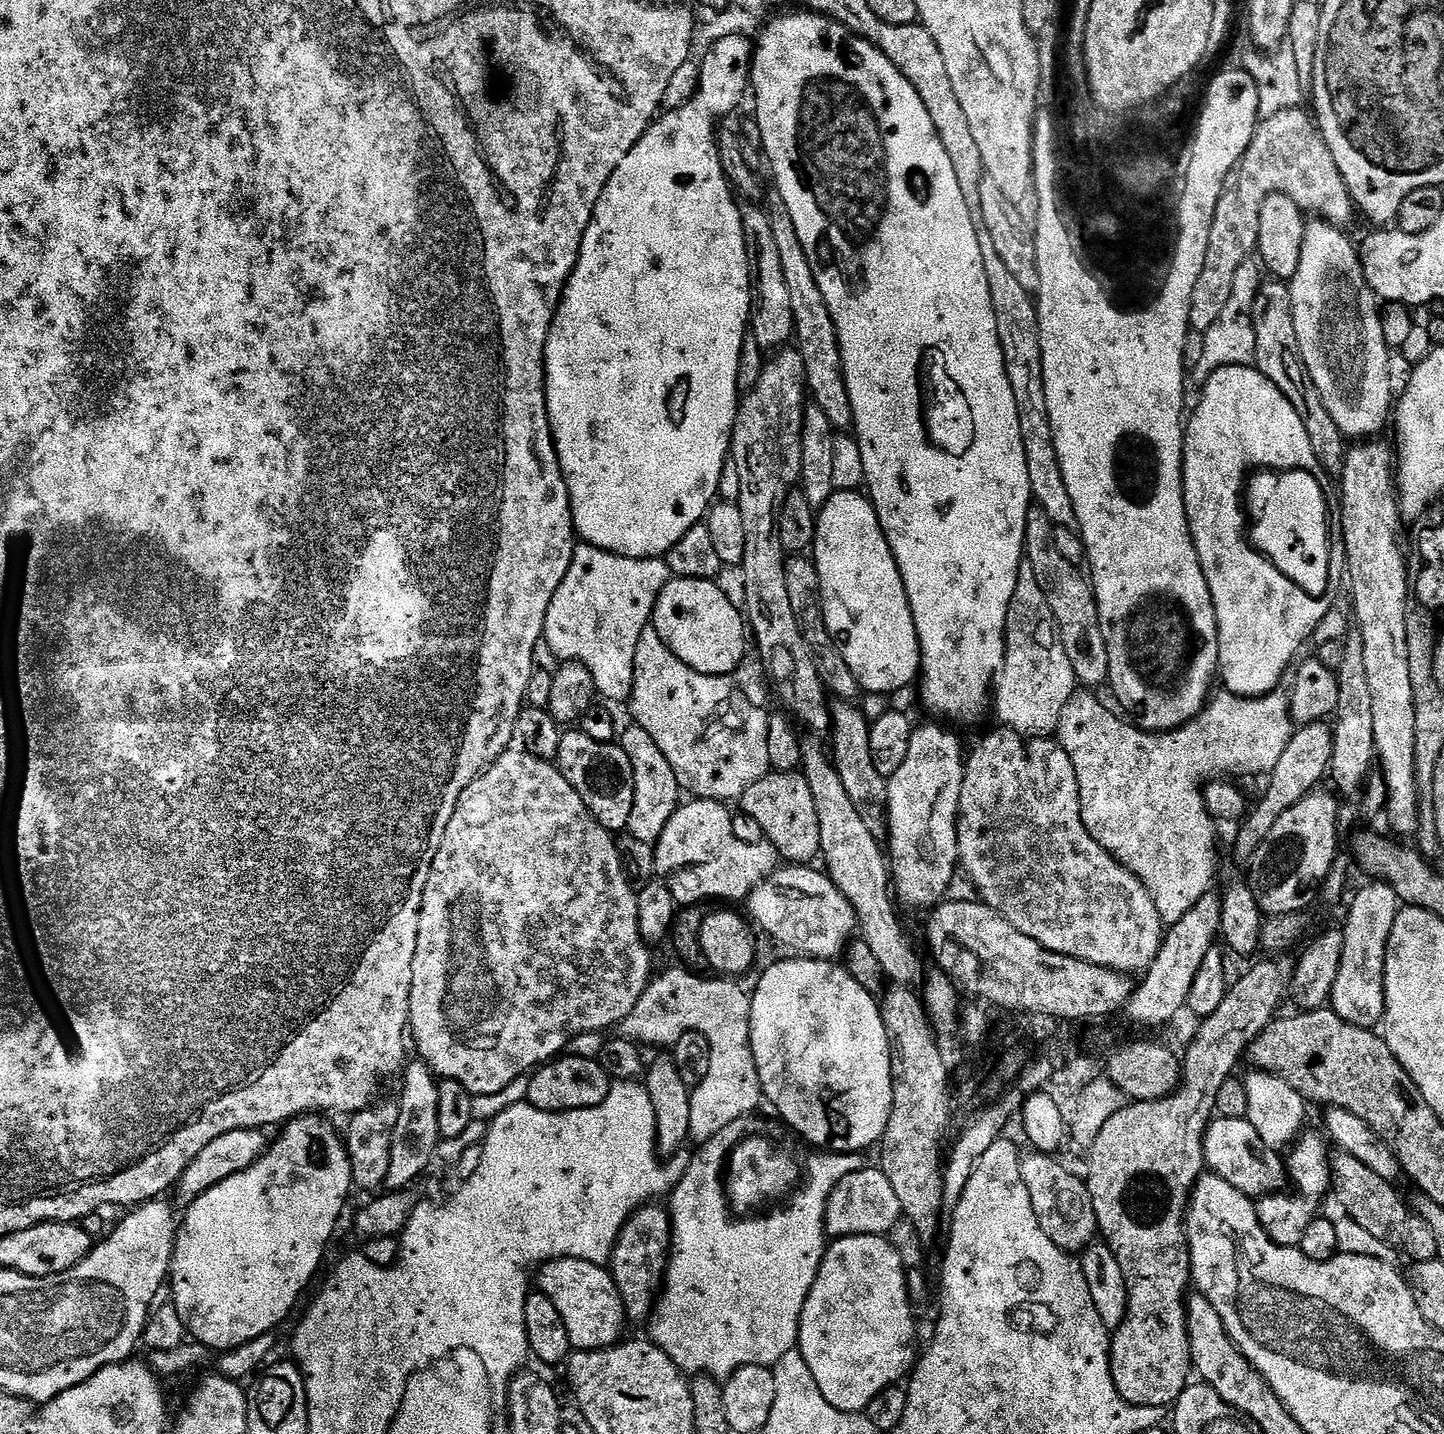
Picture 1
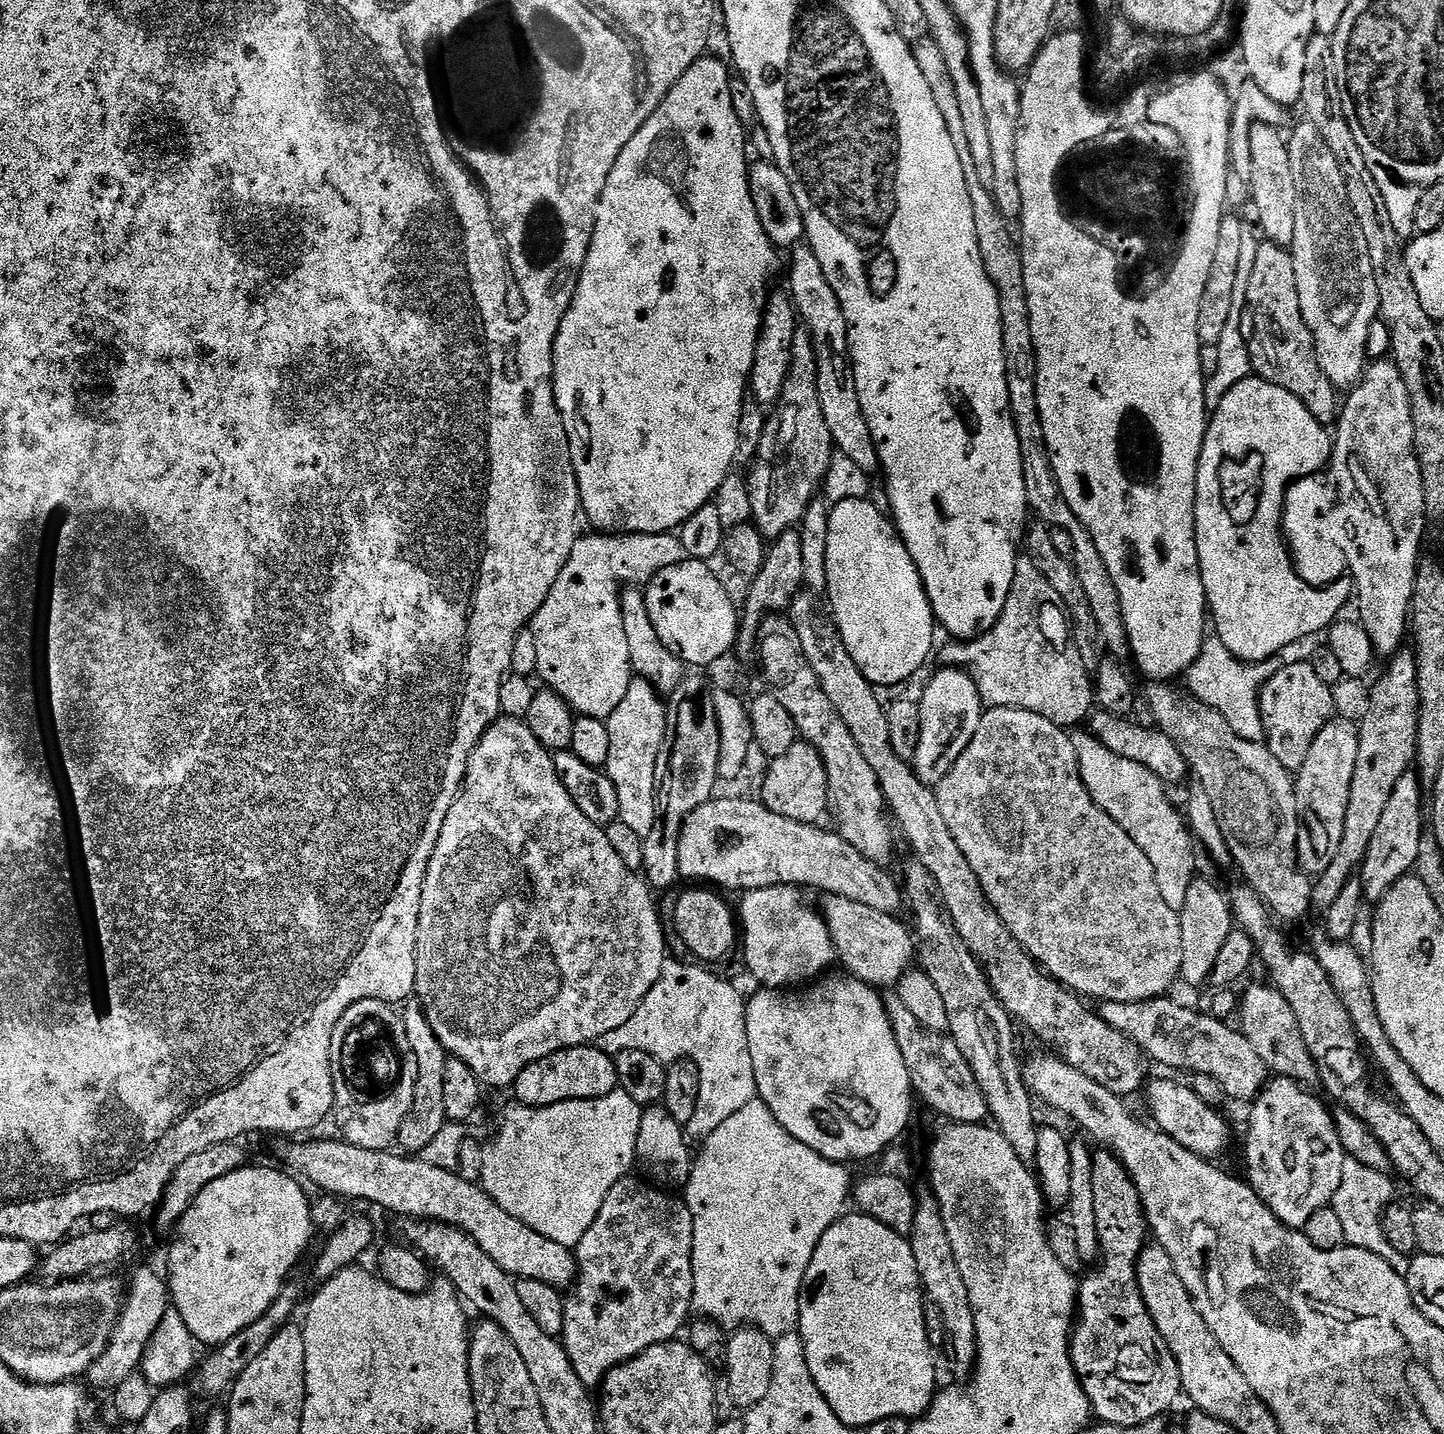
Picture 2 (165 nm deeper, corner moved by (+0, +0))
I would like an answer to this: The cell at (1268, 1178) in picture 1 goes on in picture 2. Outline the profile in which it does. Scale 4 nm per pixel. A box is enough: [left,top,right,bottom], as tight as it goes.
[1146,1079,1232,1161]

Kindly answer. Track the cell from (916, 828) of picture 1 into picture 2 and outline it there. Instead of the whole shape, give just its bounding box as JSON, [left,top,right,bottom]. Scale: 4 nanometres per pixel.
[914,666,986,786]

